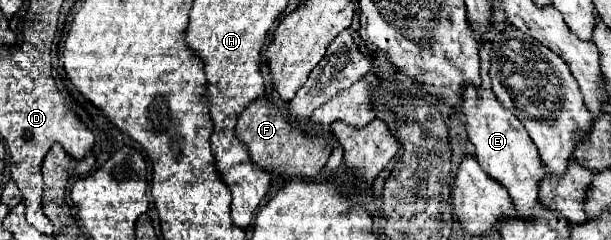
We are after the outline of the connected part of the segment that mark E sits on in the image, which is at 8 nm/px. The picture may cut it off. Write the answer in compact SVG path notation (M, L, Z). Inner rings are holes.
M464 85L462 93L462 119L468 129L468 139L476 147L476 159L480 159L480 165L488 169L490 175L494 175L494 179L508 189L518 215L528 215L528 211L538 201L536 183L540 181L540 175L546 171L536 151L536 145L524 131L520 119L516 119L516 115L512 115L512 111L508 111L496 99L496 95L492 95L492 89Z

